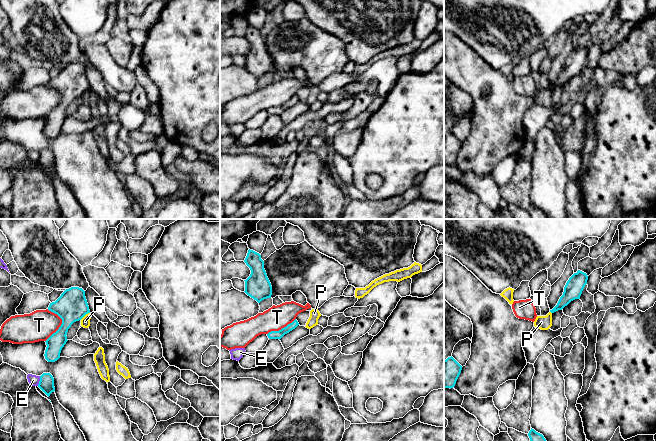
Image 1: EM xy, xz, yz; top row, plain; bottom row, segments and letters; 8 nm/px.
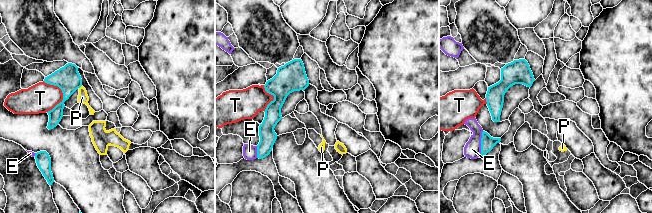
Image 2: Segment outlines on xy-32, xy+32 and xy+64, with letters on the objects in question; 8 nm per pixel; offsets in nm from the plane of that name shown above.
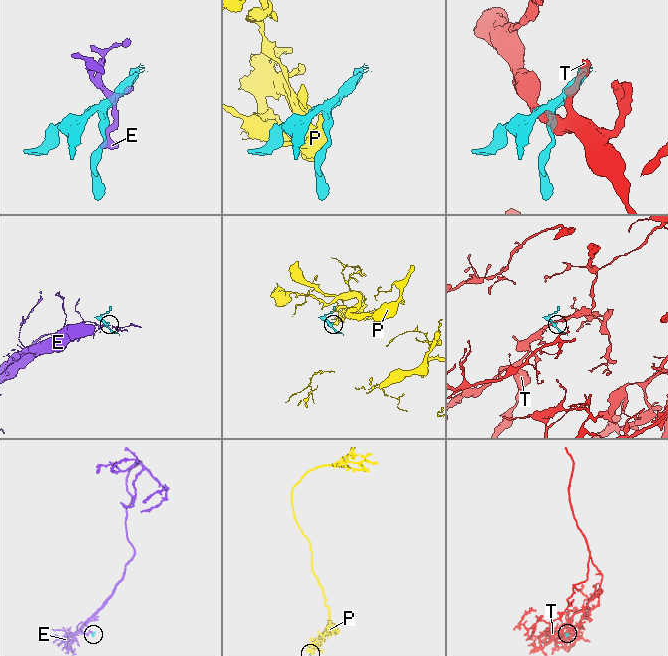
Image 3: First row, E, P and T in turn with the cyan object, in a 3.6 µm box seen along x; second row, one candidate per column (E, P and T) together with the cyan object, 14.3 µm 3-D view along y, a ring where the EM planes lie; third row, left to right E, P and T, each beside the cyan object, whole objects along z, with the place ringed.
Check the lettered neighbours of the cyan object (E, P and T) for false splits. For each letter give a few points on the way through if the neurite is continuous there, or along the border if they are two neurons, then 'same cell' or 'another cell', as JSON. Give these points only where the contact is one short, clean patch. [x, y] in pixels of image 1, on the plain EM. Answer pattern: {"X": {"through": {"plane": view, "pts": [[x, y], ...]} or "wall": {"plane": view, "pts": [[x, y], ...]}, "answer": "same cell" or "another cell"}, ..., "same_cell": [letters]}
{"E": {"wall": {"plane": "xy", "pts": [[40, 152], [37, 161]]}, "answer": "another cell"}, "P": {"wall": {"plane": "xy", "pts": [[89, 88], [80, 95]]}, "answer": "another cell"}, "T": {"wall": {"plane": "xy", "pts": [[48, 85], [61, 95], [61, 101], [45, 117]]}, "answer": "another cell"}, "same_cell": []}

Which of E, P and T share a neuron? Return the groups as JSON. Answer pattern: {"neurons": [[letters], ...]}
{"neurons": [["E"], ["P"], ["T"]]}

